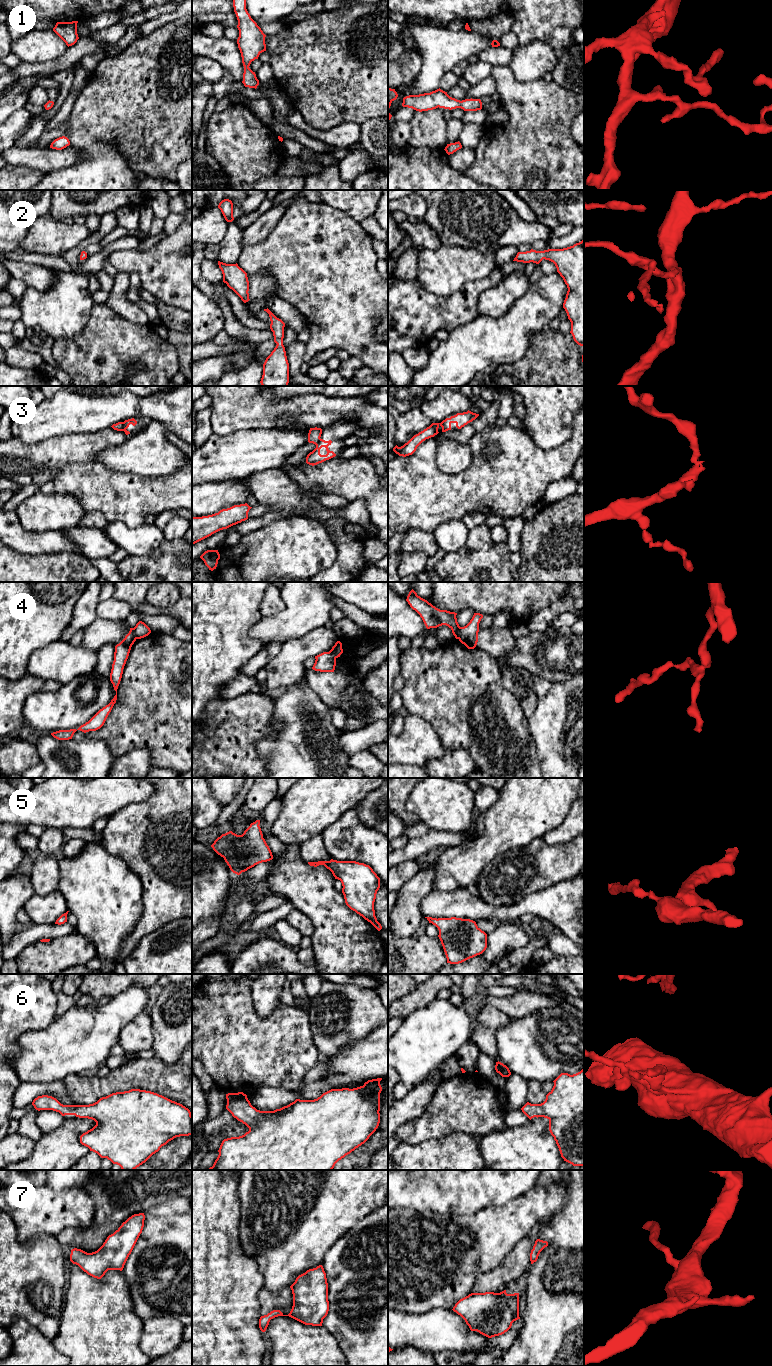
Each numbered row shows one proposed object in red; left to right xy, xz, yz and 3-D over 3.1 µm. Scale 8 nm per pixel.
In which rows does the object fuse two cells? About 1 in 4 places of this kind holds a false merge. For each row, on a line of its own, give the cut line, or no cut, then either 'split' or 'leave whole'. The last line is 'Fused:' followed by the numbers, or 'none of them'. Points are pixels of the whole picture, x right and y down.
1: no cut; leave whole
2: no cut; leave whole
3: cut in xy along (122, 422), (123, 430); split
4: cut in yz along (461, 627), (457, 638); split
5: no cut; leave whole
6: no cut; leave whole
7: no cut; leave whole
Fused: 3, 4

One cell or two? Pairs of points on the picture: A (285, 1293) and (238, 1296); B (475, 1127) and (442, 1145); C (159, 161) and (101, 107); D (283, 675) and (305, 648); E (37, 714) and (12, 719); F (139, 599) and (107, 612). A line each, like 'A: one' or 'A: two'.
A: two
B: two
C: one
D: one
E: two
F: two

